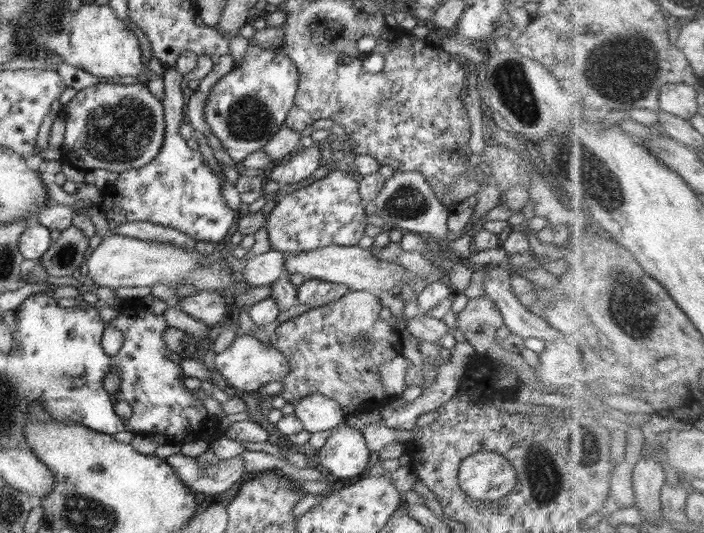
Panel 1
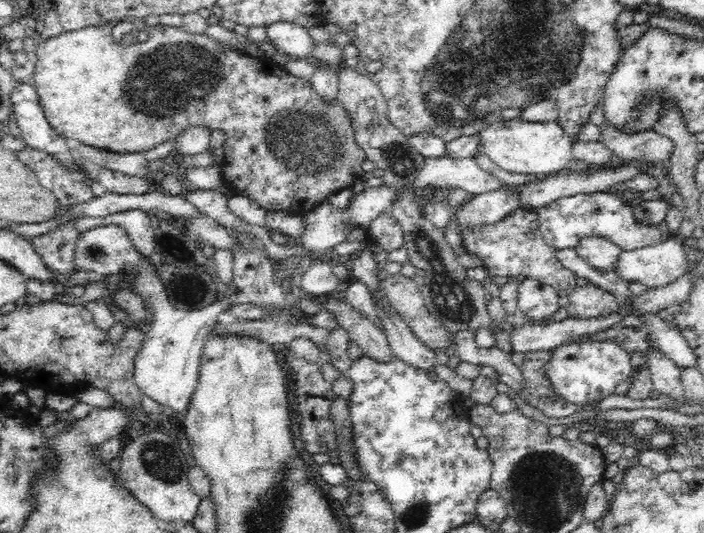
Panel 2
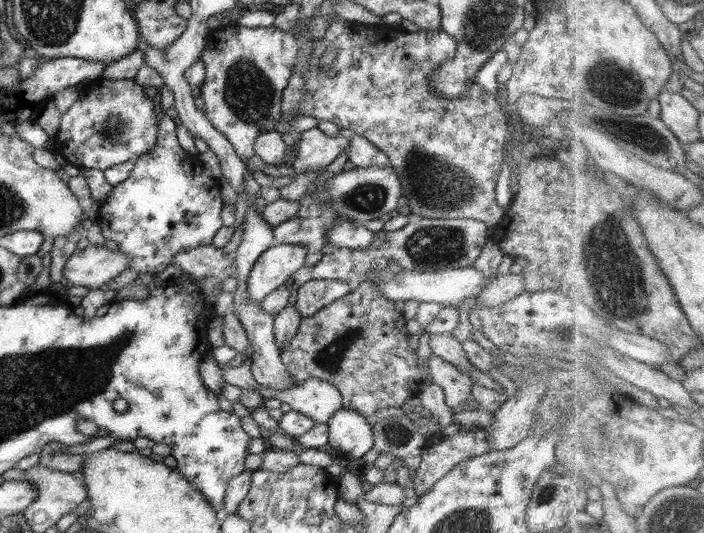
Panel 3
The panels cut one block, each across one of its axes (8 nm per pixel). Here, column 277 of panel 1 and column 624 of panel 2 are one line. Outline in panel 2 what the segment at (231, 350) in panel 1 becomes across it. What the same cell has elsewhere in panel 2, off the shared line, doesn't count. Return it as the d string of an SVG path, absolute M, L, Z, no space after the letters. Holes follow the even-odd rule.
M610 340L566 341L551 351L552 356L545 364L545 375L560 400L581 408L592 407L613 394L616 386L632 373L630 353Z

